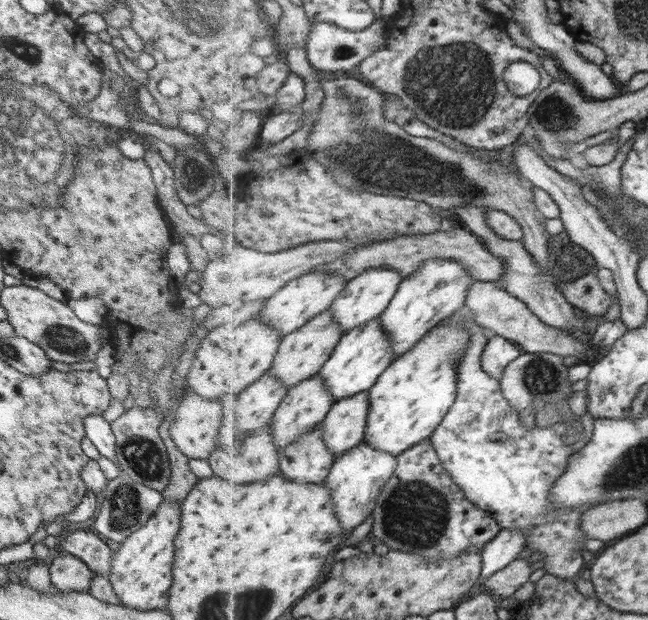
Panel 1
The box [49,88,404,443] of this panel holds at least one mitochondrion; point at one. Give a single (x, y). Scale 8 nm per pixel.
(75, 227)

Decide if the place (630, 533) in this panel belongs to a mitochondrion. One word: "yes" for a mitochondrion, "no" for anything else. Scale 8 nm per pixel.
no

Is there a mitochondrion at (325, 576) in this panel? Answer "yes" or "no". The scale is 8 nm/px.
no

